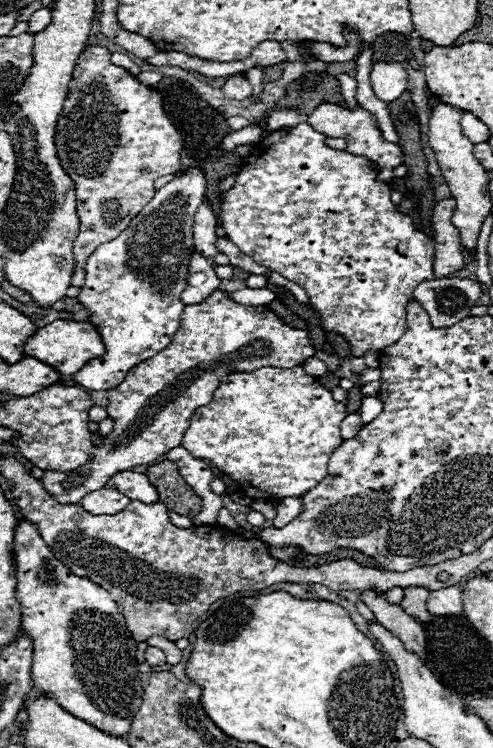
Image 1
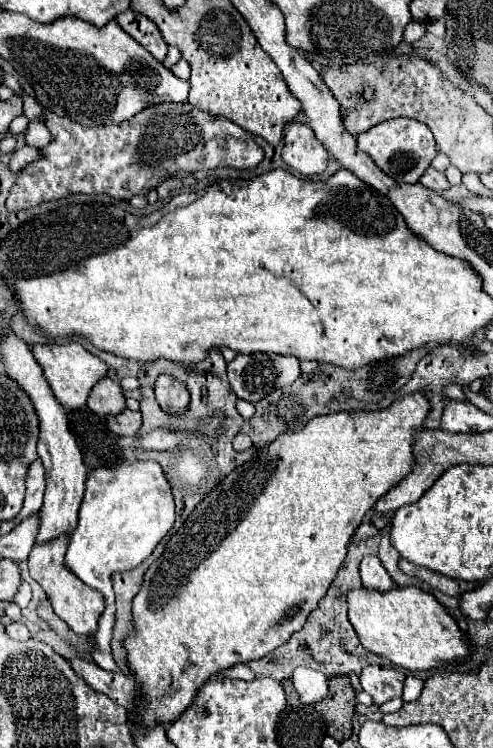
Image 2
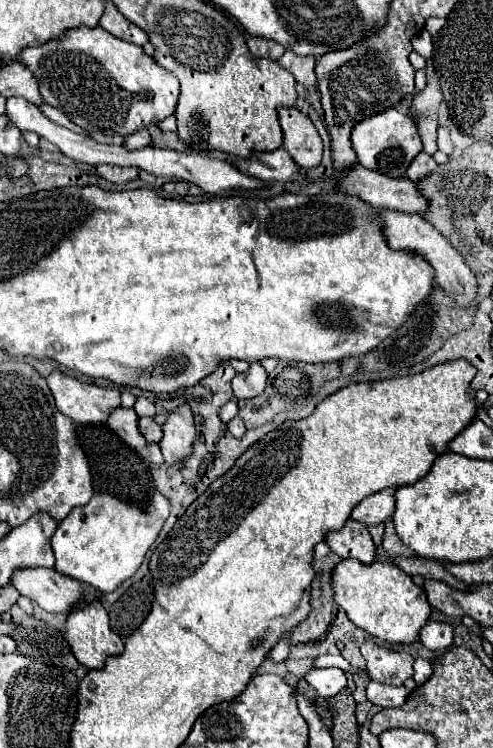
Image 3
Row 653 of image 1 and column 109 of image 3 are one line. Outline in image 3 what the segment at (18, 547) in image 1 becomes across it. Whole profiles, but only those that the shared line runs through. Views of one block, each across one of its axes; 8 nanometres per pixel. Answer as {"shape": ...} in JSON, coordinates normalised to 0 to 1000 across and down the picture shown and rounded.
{"shape":[[[203,35],[134,40],[126,48],[105,51],[81,61],[49,64],[37,72],[37,80],[65,94],[89,136],[130,150],[170,174],[203,174],[219,182],[260,182],[284,171],[296,171],[300,166],[316,166],[349,155],[357,147],[357,128],[365,123],[357,102],[325,91],[312,78],[296,75],[288,61],[252,56]]]}

